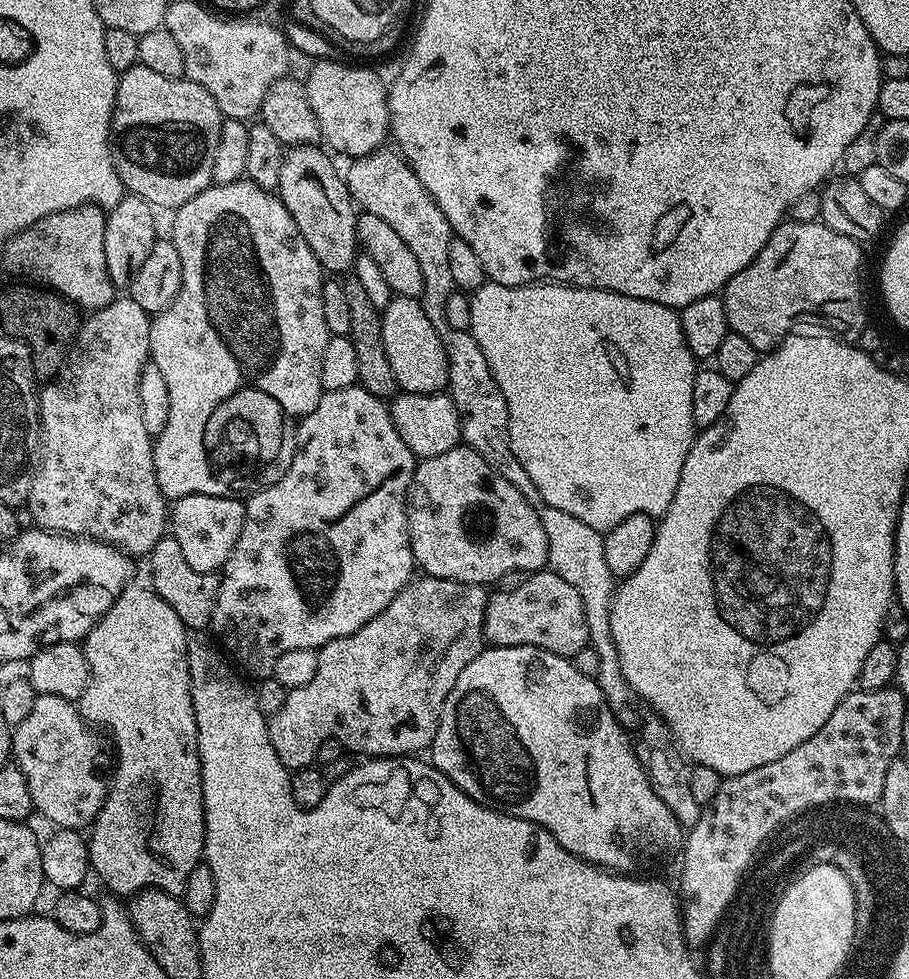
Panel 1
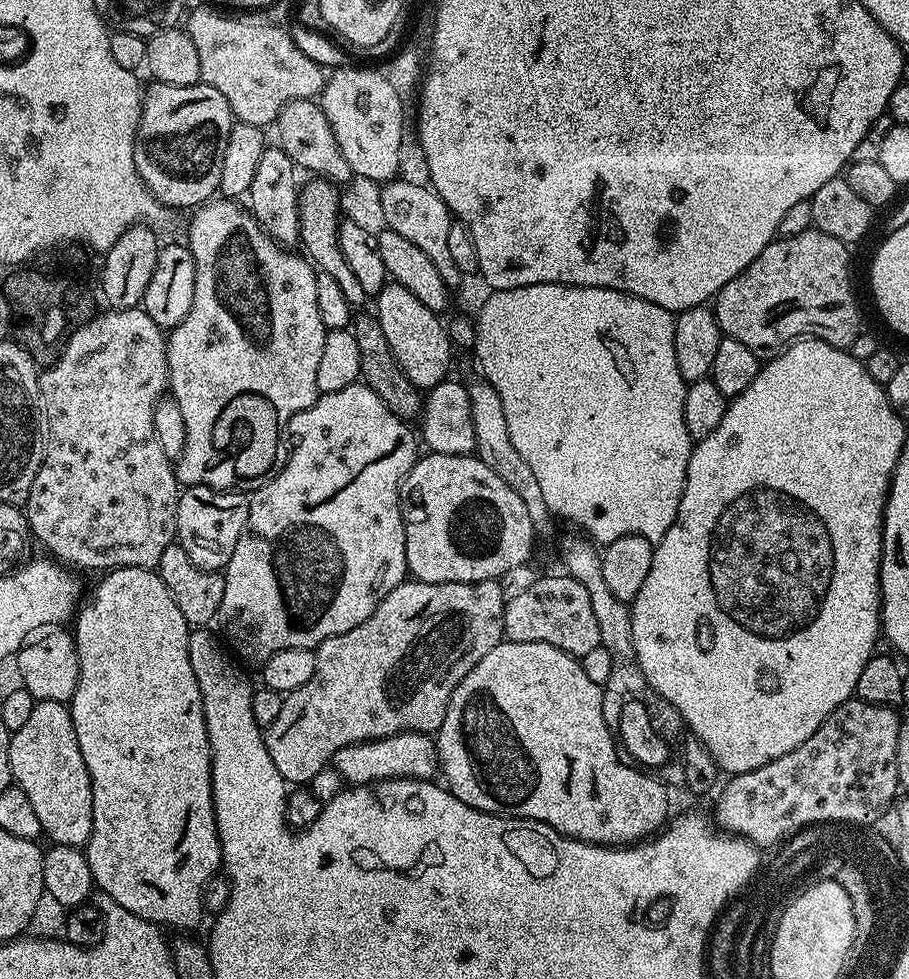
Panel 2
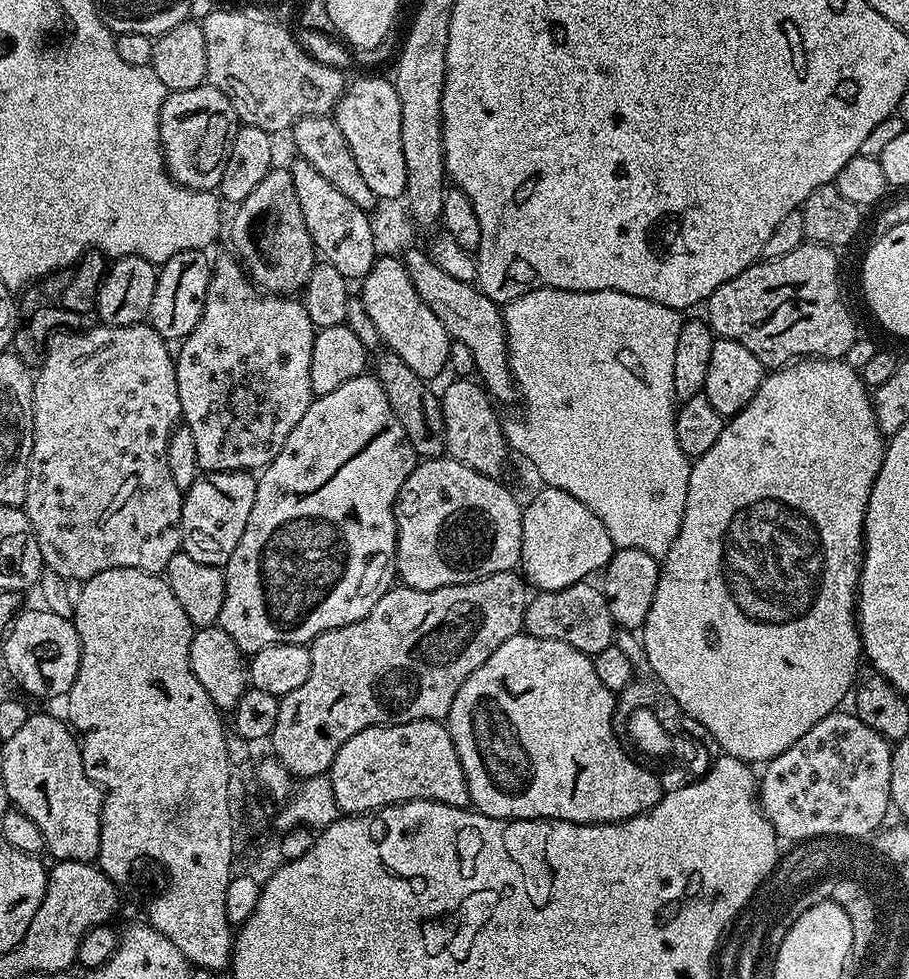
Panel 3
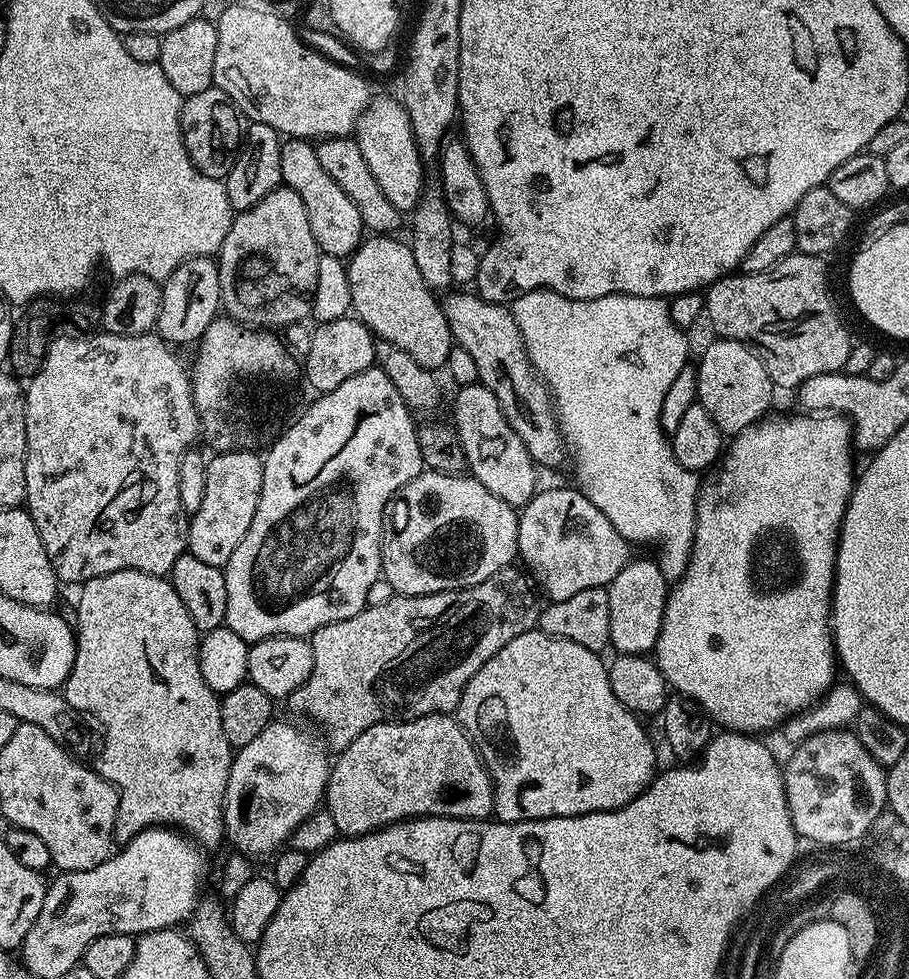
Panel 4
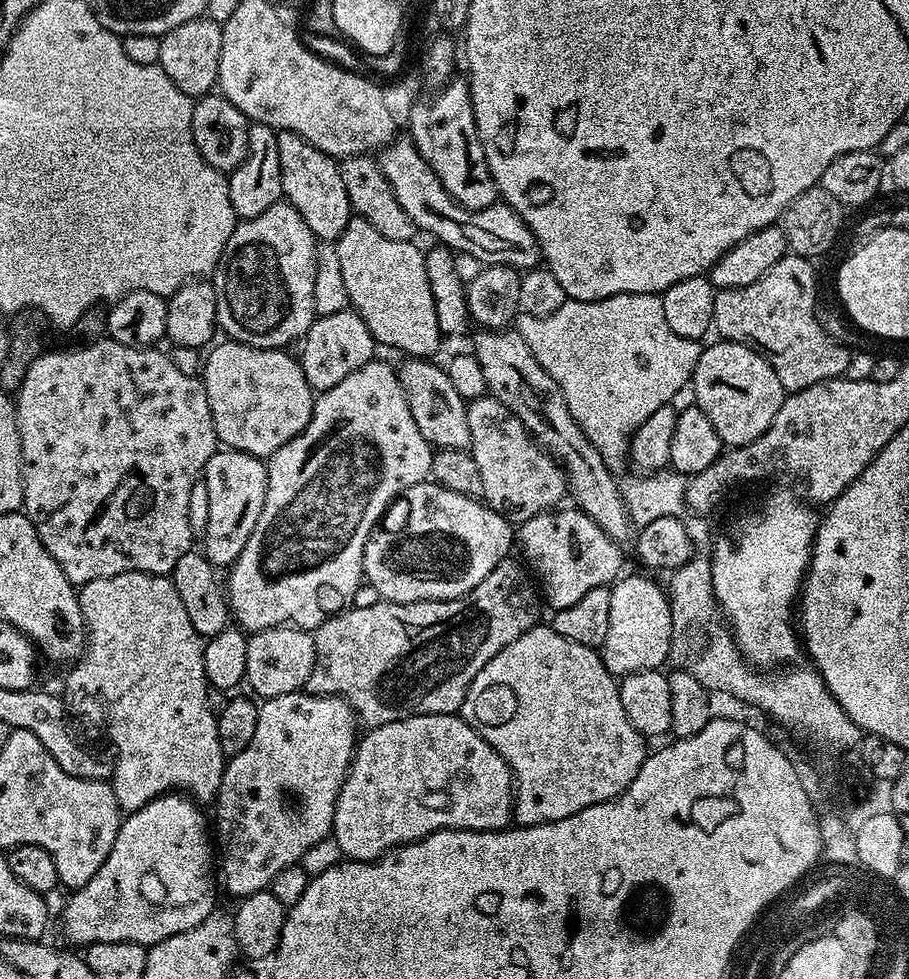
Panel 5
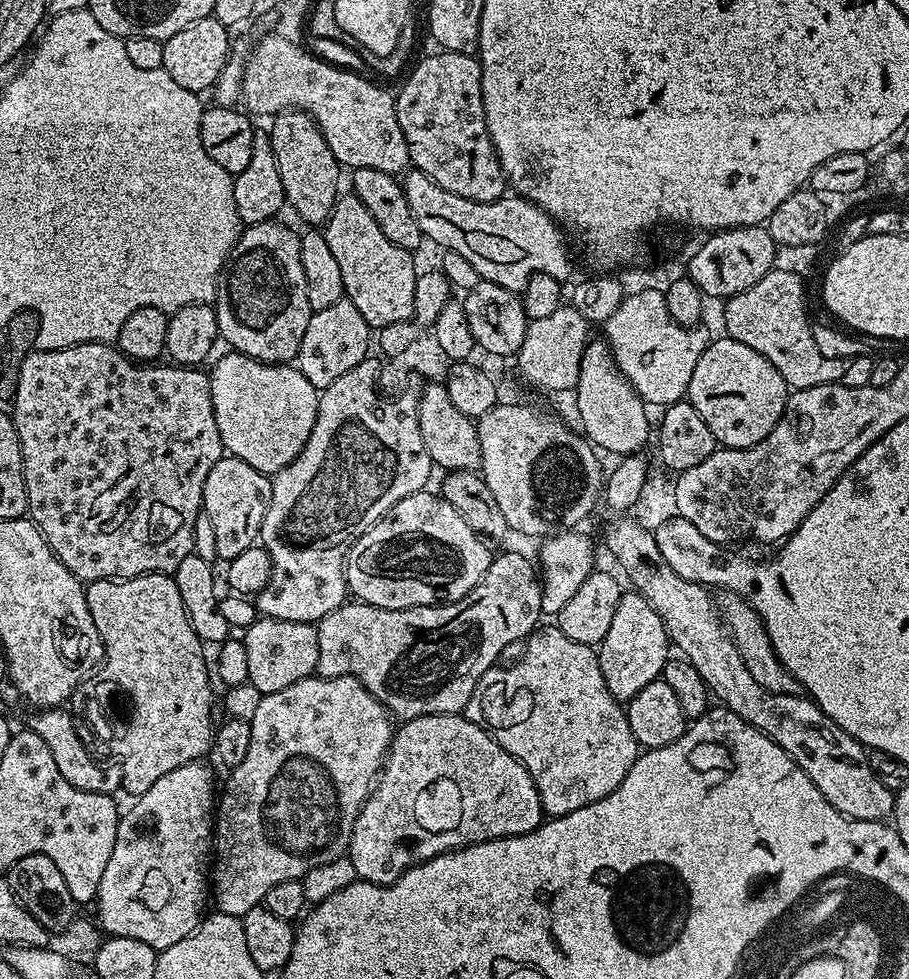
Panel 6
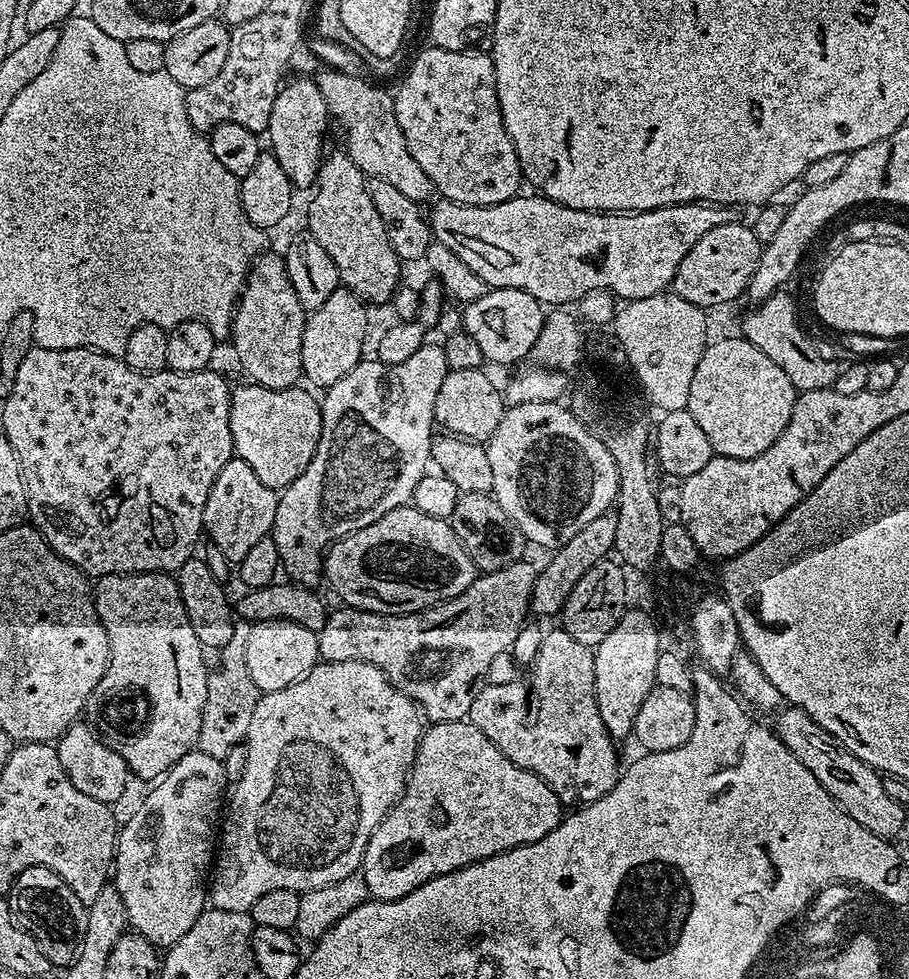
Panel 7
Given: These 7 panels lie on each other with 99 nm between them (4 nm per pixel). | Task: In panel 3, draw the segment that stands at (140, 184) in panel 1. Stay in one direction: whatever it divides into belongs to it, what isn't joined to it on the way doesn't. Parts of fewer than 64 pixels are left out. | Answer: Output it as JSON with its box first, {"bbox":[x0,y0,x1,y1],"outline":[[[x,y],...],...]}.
{"bbox":[160,82,238,192],"outline":[[[205,82],[194,90],[168,92],[160,111],[160,148],[164,151],[164,167],[168,169],[168,175],[182,188],[194,188],[198,192],[219,189],[237,127],[238,117],[230,98],[226,98],[222,90],[212,87],[211,84]]]}

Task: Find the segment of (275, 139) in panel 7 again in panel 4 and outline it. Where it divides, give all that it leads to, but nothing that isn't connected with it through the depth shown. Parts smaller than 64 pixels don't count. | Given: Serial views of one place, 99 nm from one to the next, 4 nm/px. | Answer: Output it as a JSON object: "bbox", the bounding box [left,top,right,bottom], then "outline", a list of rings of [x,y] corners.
{"bbox":[281,138,366,260],"outline":[[[288,138],[281,143],[282,181],[287,187],[302,198],[302,206],[306,206],[306,218],[310,218],[310,231],[314,233],[314,242],[318,242],[321,253],[339,260],[352,255],[361,240],[365,239],[366,229],[362,222],[362,214],[358,214],[358,206],[350,202],[350,198],[326,174],[322,162],[318,162],[318,154],[313,141],[308,138]]]}

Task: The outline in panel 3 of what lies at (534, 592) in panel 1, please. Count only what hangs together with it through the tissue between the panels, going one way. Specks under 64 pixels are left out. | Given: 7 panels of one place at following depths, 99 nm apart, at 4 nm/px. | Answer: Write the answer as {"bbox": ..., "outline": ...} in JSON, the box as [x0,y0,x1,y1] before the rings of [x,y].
{"bbox":[523,582,618,657],"outline":[[[581,582],[562,590],[533,595],[524,615],[523,631],[529,636],[566,642],[566,646],[574,646],[574,650],[594,657],[614,644],[618,629],[612,623],[610,606],[603,591],[597,585],[595,588],[592,582]]]}

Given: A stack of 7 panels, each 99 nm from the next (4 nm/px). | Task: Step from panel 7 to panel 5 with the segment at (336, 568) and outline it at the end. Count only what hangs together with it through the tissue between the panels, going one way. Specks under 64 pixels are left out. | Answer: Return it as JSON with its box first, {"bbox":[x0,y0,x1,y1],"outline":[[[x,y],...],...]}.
{"bbox":[364,482,513,604],"outline":[[[435,482],[415,484],[389,504],[382,530],[370,534],[364,551],[364,580],[389,604],[453,600],[474,590],[511,548],[513,525],[483,499],[458,494]]]}

